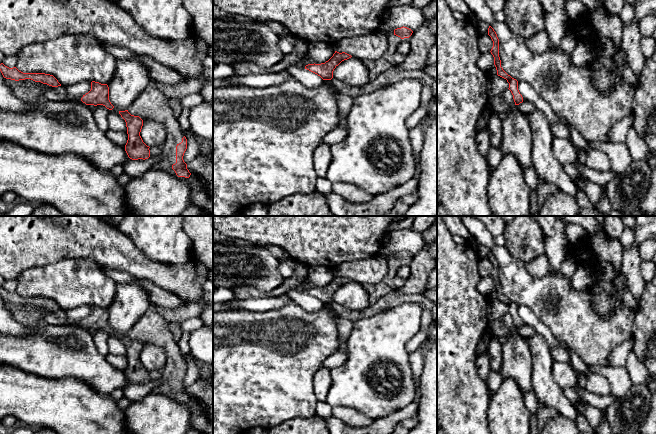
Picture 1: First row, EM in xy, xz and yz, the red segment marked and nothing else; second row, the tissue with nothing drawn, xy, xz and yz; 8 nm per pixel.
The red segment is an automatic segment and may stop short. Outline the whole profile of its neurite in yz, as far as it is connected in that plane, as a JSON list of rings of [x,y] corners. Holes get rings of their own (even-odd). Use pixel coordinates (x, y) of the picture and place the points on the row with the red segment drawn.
[[[489,26],[488,28],[488,35],[491,37],[493,41],[493,47],[490,52],[494,57],[494,65],[497,70],[497,75],[507,80],[507,82],[509,83],[508,89],[511,91],[513,95],[515,105],[519,105],[523,102],[523,97],[518,90],[518,81],[512,78],[510,75],[508,75],[501,67],[501,60],[499,57],[499,39],[497,37],[496,32],[491,26]]]

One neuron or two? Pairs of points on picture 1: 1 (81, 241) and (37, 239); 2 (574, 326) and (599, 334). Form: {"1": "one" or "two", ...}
{"1": "one", "2": "one"}

